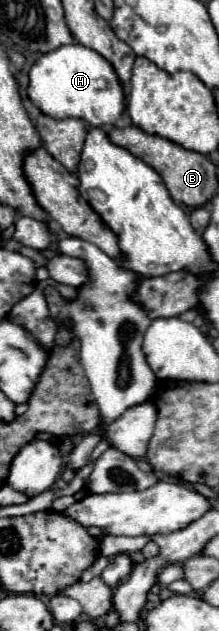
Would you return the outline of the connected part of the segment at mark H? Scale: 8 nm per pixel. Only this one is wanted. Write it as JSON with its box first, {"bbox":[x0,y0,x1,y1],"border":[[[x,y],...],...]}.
{"bbox":[27,43,125,127],"border":[[[79,43],[61,45],[59,49],[41,55],[29,71],[27,95],[45,115],[53,119],[85,119],[91,127],[115,125],[125,109],[123,85],[119,83],[115,69],[99,53]]]}

